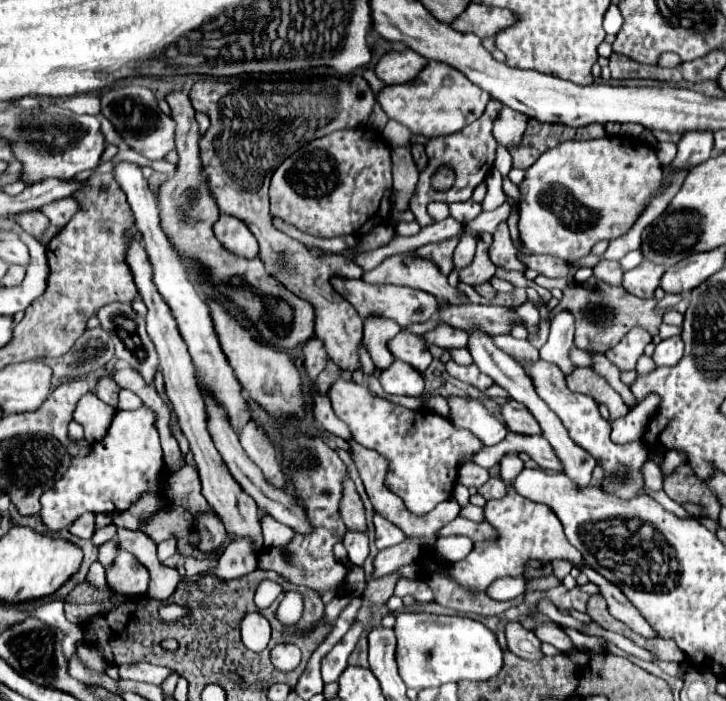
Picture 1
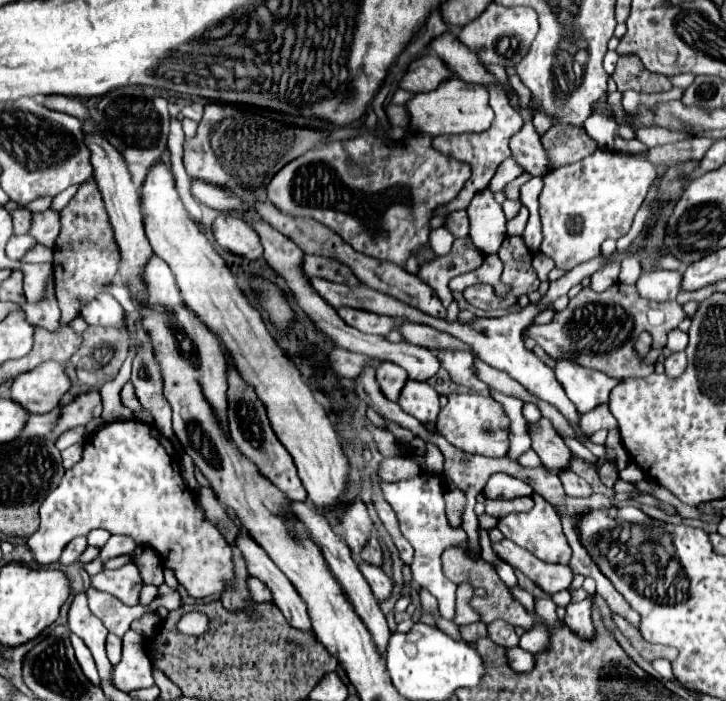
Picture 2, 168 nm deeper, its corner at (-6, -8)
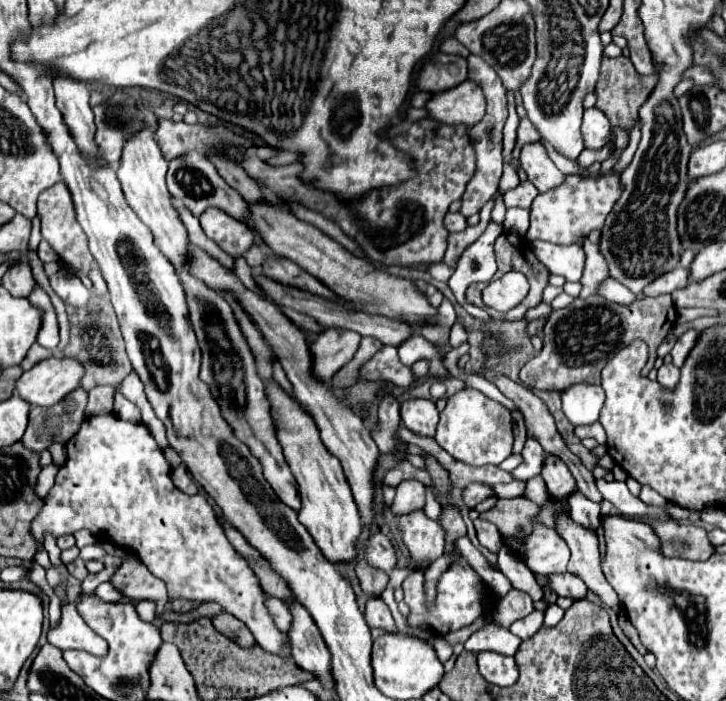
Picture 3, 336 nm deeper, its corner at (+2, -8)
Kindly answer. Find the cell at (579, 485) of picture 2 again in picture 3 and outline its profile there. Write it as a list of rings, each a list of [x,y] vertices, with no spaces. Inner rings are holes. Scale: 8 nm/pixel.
[[[575,490],[569,498],[569,508],[571,508],[571,516],[575,522],[589,526],[589,528],[597,528],[599,526],[599,504],[597,502],[589,502],[589,498],[585,498],[579,490]]]

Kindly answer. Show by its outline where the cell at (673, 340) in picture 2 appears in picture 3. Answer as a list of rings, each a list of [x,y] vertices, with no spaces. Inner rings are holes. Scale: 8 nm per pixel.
[[[687,330],[687,332],[675,342],[675,346],[673,346],[673,350],[671,350],[671,356],[673,356],[673,364],[675,364],[675,366],[681,368],[681,364],[685,362],[687,354],[689,354],[689,350],[695,346],[697,334],[699,334],[697,330]]]

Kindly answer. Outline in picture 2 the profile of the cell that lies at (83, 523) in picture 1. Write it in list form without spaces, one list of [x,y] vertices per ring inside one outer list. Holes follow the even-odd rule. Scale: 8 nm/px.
[[[85,536],[73,538],[73,540],[65,546],[65,550],[63,550],[61,558],[59,558],[59,564],[61,564],[61,566],[69,566],[71,562],[77,562],[77,558],[83,554],[85,548],[87,548],[87,538],[85,538]]]

